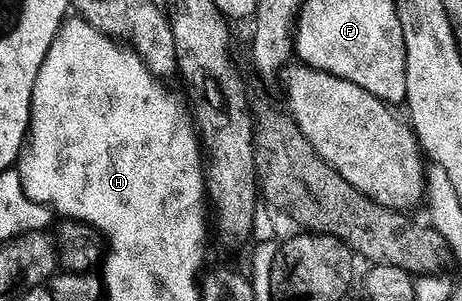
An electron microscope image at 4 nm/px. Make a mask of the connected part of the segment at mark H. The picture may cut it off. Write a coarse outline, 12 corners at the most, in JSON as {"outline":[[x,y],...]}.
{"outline":[[68,17],[30,200],[113,220],[111,272],[202,275],[199,136],[132,49]]}

